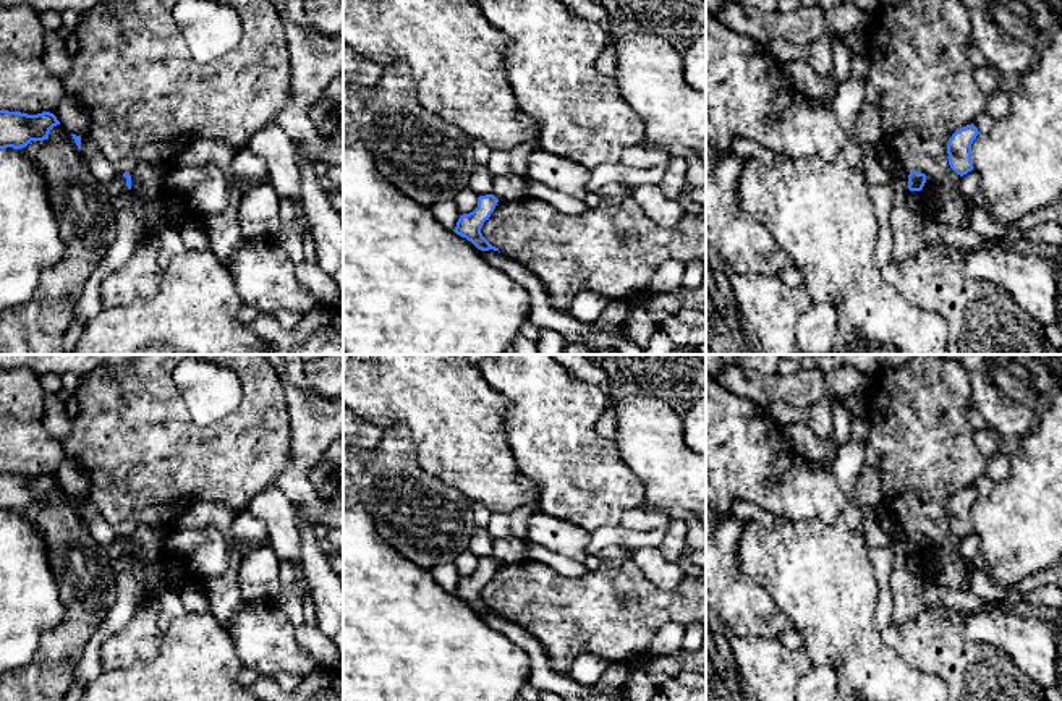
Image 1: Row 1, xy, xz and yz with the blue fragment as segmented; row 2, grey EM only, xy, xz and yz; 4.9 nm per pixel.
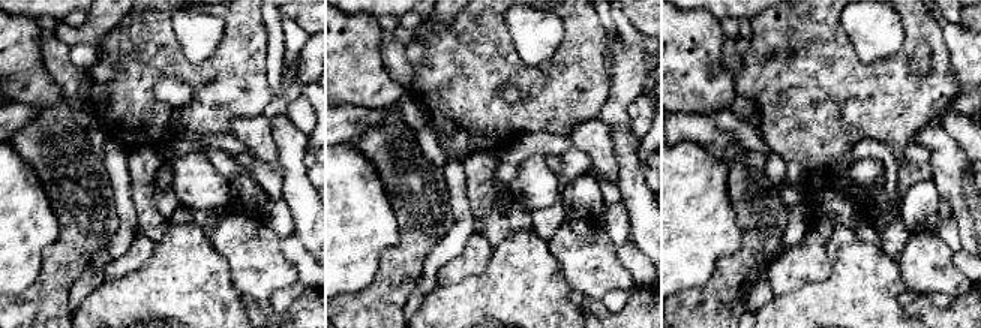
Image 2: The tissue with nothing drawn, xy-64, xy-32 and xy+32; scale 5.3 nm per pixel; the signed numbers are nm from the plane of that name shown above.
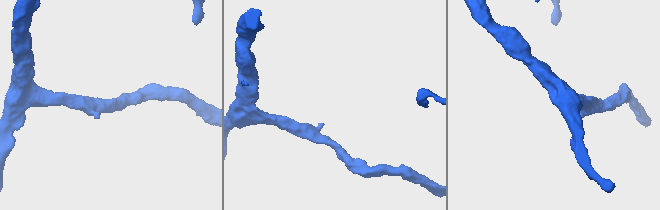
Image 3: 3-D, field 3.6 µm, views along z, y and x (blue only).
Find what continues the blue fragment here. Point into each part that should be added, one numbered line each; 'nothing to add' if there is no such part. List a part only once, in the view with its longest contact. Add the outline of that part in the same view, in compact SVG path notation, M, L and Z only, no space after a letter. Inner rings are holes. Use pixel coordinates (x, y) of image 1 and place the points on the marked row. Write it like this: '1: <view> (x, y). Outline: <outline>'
nothing to add

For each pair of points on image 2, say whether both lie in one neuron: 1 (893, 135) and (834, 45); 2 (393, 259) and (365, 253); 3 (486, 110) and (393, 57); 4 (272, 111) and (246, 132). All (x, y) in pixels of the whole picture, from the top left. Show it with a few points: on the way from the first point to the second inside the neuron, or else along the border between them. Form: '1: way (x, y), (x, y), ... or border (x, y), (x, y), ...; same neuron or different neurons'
1: way (878, 113), (834, 68); same neuron
2: border (398, 226), (363, 288); different neurons
3: border (414, 66), (414, 78), (410, 84), (413, 92); different neurons
4: border (263, 114), (269, 120); different neurons

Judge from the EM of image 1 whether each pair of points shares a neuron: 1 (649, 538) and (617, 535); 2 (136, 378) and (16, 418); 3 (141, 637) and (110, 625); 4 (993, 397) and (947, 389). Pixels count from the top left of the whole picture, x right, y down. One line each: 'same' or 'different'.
1: same
2: different
3: different
4: different

